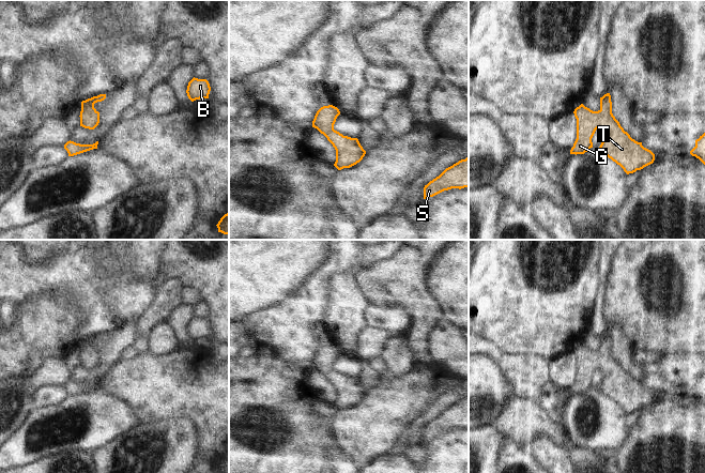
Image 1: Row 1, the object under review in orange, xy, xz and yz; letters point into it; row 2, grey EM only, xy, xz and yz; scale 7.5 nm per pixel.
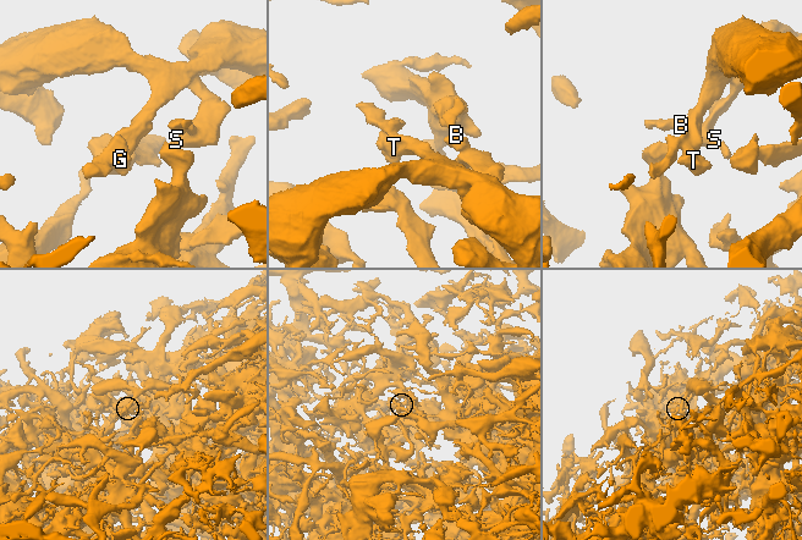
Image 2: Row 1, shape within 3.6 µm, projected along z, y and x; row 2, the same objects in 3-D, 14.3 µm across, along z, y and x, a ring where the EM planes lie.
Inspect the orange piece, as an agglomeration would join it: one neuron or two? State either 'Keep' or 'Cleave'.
Keep

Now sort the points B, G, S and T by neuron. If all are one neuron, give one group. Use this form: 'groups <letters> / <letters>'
groups B G S T

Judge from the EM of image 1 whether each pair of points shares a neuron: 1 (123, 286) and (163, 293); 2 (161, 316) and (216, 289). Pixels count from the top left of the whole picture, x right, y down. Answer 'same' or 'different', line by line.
1: different
2: different

